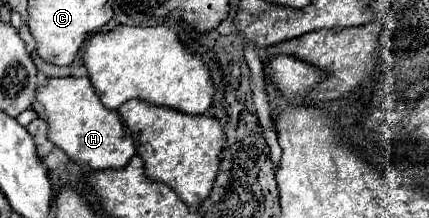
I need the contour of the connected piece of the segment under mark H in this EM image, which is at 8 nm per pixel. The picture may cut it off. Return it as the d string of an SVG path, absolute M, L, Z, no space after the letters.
M88 77L48 79L44 87L36 89L32 109L38 117L48 121L50 141L76 163L88 163L96 171L122 169L136 153L136 143L130 137L120 113L102 105Z

